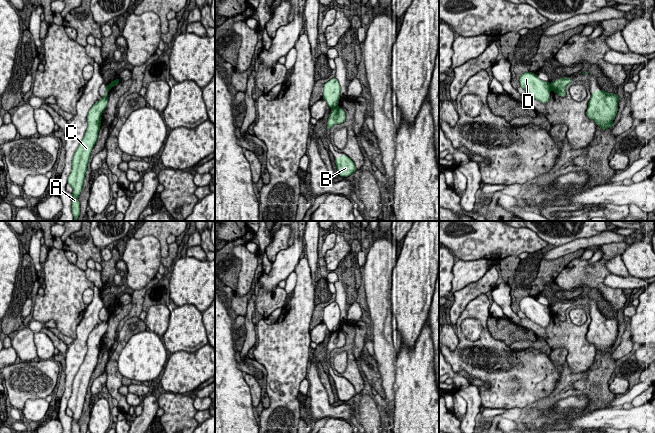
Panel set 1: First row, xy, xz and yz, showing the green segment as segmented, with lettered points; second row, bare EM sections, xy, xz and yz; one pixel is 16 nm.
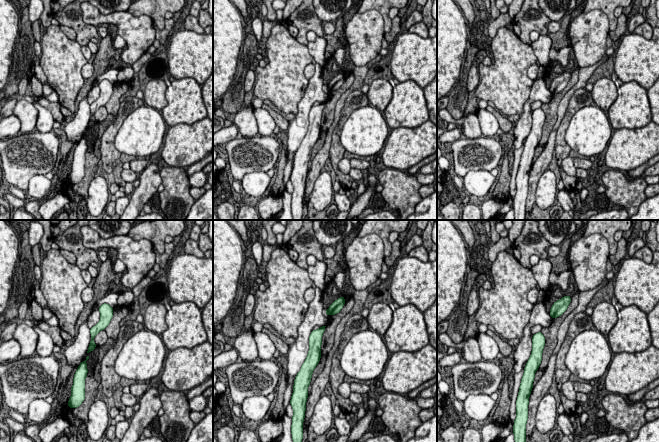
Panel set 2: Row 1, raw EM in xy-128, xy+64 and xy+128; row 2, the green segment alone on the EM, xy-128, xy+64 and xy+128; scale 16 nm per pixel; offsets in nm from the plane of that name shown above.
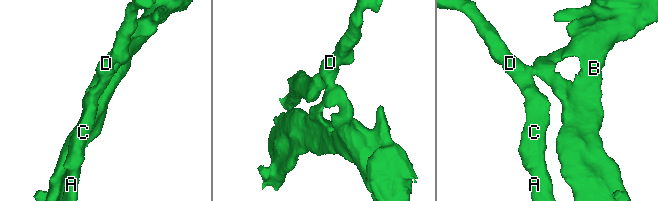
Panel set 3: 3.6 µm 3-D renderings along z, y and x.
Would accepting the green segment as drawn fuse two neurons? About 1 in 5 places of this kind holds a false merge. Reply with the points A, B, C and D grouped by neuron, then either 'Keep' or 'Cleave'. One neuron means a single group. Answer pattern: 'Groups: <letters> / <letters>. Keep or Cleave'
Groups: A C D / B. Cleave

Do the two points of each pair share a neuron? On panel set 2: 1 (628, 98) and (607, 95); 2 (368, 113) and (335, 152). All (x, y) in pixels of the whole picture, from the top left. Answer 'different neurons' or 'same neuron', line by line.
1: different neurons
2: different neurons

